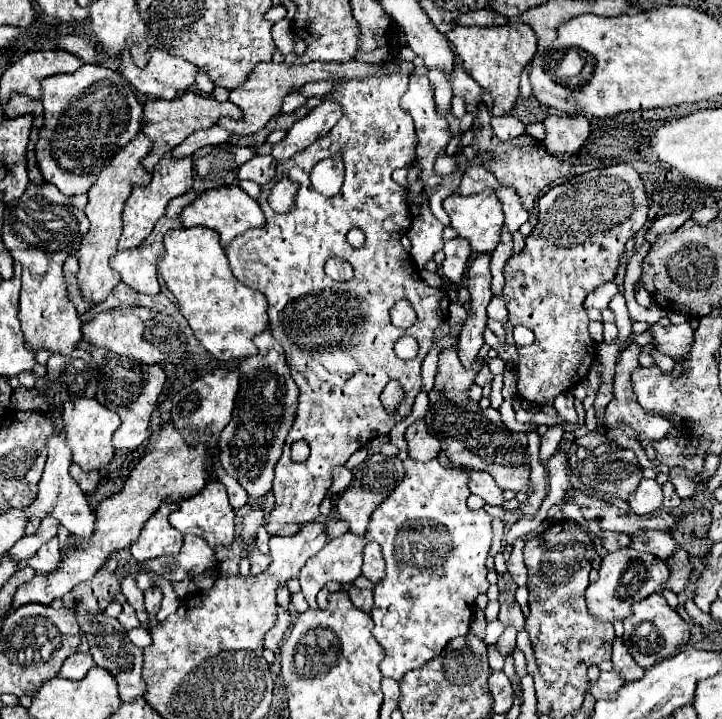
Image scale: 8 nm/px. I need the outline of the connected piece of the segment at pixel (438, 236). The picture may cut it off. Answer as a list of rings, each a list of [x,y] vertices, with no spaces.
[[[424,200],[420,204],[420,214],[412,220],[410,230],[406,232],[406,236],[412,242],[410,254],[418,268],[424,268],[424,264],[428,260],[432,260],[432,254],[442,250],[442,246],[444,246],[442,228],[444,228],[442,222],[430,212],[428,200]]]

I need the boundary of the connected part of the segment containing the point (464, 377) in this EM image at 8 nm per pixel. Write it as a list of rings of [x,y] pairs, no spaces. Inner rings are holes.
[[[458,344],[444,348],[438,360],[438,372],[434,388],[430,390],[430,406],[424,416],[428,430],[440,440],[442,452],[458,468],[484,470],[494,476],[502,490],[526,492],[528,490],[528,436],[524,432],[512,432],[500,418],[500,412],[482,412],[478,402],[468,396],[474,376],[482,368],[482,360],[476,358],[472,368],[464,368],[458,358]]]

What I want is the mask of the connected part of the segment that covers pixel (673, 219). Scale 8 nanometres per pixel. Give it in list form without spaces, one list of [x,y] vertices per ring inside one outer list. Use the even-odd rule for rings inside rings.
[[[686,210],[686,212],[680,212],[680,216],[674,216],[674,214],[666,214],[662,218],[658,218],[652,228],[650,228],[650,234],[652,234],[652,240],[656,240],[656,236],[660,232],[674,232],[676,228],[680,228],[688,218],[692,216],[692,210]]]

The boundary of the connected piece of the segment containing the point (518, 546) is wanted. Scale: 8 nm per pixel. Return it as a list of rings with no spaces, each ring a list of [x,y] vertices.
[[[526,536],[517,538],[514,542],[514,549],[507,561],[507,571],[519,587],[525,586],[528,579],[528,570],[524,564],[523,554],[521,553],[526,541]]]

